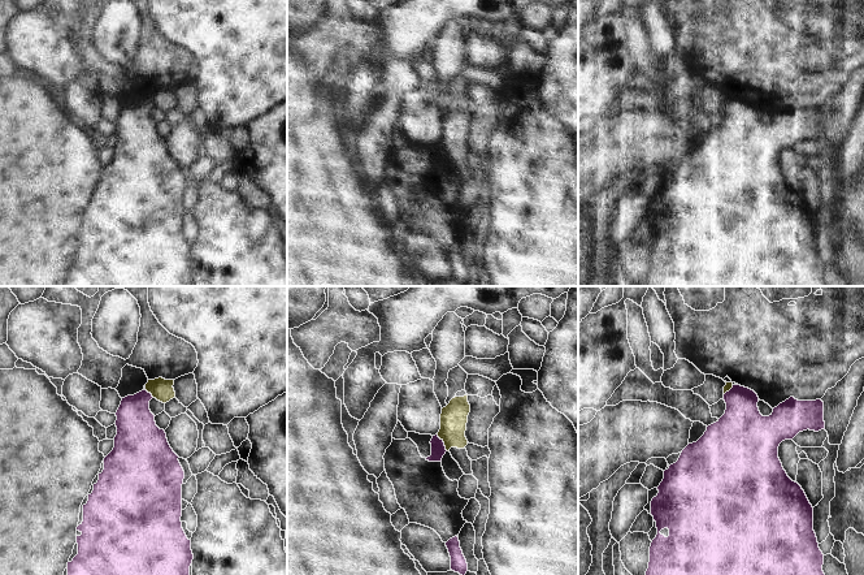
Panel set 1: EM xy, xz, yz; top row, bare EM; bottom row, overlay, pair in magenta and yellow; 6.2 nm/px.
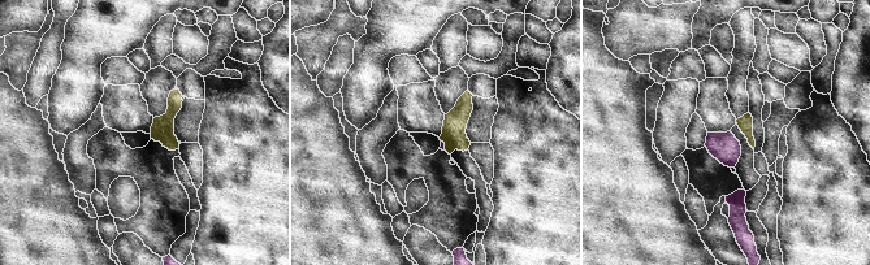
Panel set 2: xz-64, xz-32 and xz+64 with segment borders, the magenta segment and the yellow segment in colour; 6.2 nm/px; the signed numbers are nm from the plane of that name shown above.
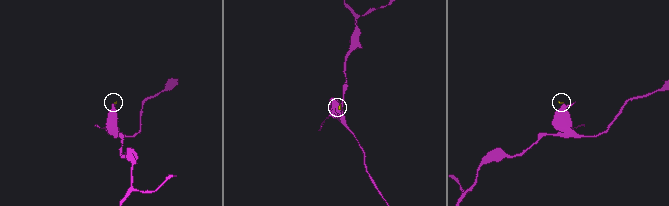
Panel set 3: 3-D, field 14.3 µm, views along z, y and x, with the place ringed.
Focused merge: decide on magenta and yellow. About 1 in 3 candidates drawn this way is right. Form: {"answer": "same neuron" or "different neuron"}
{"answer": "different neuron"}

